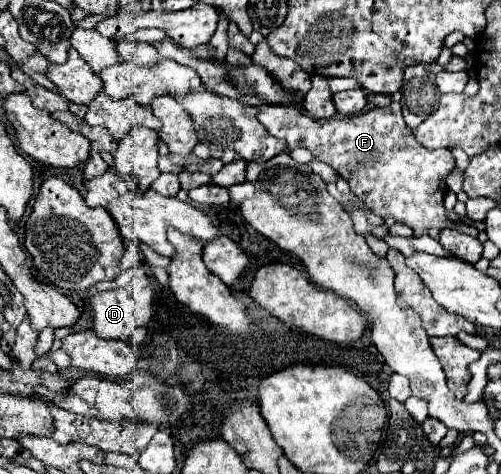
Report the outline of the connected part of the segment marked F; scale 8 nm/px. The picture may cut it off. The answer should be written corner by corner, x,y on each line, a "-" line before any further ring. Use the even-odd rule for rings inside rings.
165,39
160,42
153,43
153,46
158,50
162,57
172,59
180,64
186,64
190,66
198,76
200,80
204,80
204,88
208,92
214,92
218,96
224,96
224,98
232,98
232,100
238,100
246,106
252,106
258,110
258,120
266,126
266,130
276,136
276,138
282,138
288,142
288,148
294,150
298,146
302,148
308,148
314,158
330,164
338,176
342,176
352,192
356,196
360,196
366,206
378,214
378,216
392,216
394,220
402,220
406,222
412,230
414,230
414,236
432,236
432,238
438,238
440,236
440,230
444,228
460,228
456,222
452,222
448,218
448,212
442,204
442,198
448,190
446,186
446,176
450,174
450,170
456,166
454,162
454,156
450,150
428,150
424,146
420,146
420,142
416,142
416,138
410,136
410,128
404,124
404,118
402,118
402,112
400,112
400,106
392,104
392,106
384,106
384,108
372,108
364,114
358,114
358,116
350,116
350,118
328,118
328,120
312,120
304,114
300,114
300,108
298,106
292,106
292,104
270,104
270,102
264,102
264,98
256,98
256,94
244,94
242,90
238,90
234,86
234,80
230,78
230,72
224,68
224,66
218,66
214,64
212,60
208,58
200,58
200,56
194,56
192,52
186,52
181,47
177,46
171,39

